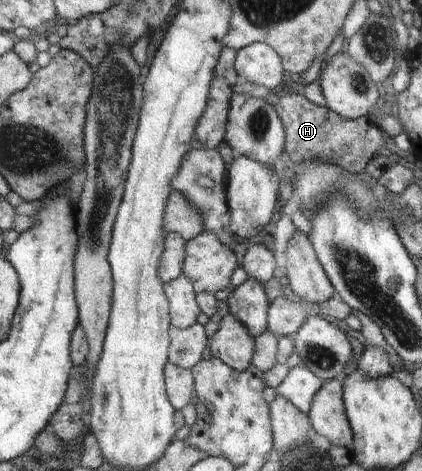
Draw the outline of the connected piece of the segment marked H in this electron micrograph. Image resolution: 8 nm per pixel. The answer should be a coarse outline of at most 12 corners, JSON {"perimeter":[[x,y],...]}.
{"perimeter":[[300,94],[271,101],[295,165],[324,158],[355,174],[386,145]]}

